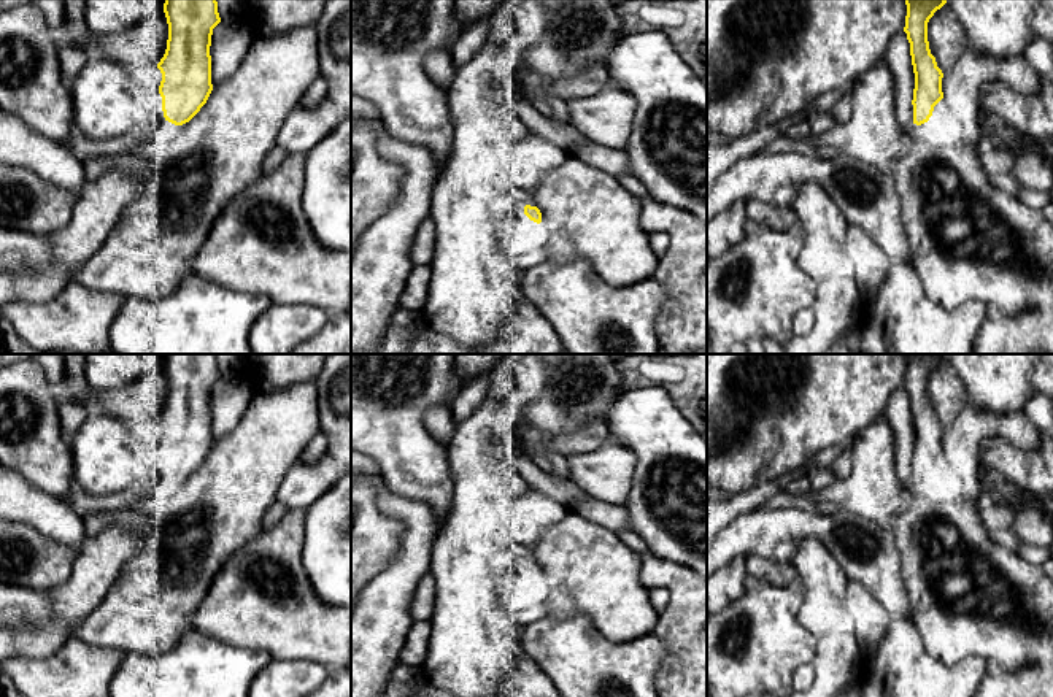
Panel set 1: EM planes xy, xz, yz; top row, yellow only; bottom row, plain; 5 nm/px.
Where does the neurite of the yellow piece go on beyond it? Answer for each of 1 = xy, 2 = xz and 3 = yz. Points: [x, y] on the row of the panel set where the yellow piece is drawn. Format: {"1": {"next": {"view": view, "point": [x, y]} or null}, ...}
{"1": {"next": null}, "2": {"next": null}, "3": {"next": null}}

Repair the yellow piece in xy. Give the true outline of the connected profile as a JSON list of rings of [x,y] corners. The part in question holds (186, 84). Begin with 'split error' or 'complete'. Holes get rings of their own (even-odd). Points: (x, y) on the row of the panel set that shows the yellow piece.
complete; [[[165,0],[167,49],[157,68],[165,121],[183,125],[206,103],[211,84],[211,35],[221,22],[216,0]]]

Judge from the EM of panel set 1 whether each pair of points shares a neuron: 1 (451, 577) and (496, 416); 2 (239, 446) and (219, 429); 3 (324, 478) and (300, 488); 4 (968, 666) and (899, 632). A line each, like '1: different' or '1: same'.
1: same
2: different
3: same
4: same

